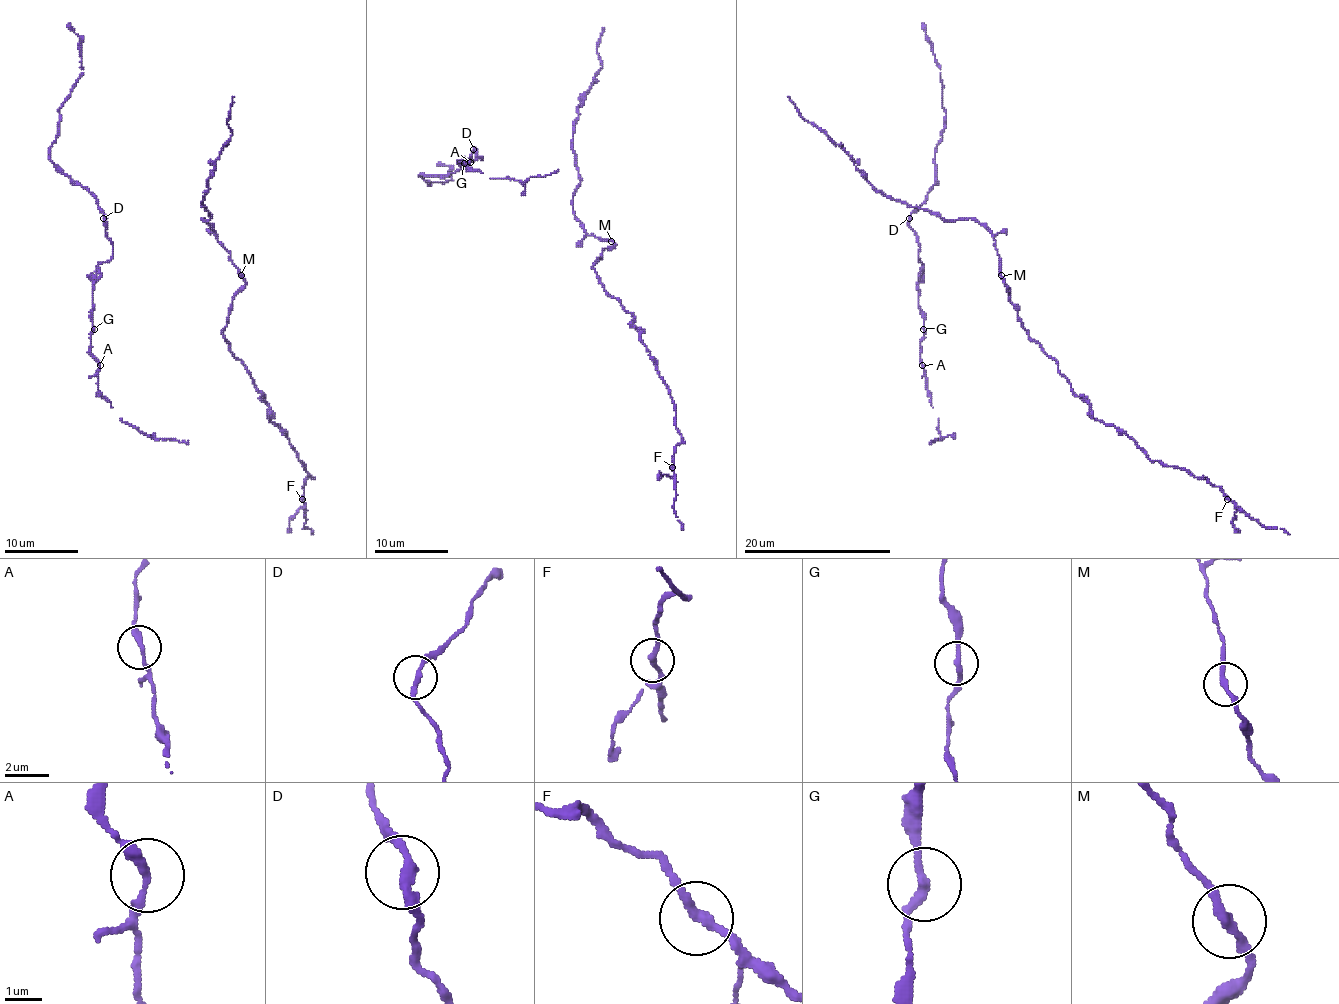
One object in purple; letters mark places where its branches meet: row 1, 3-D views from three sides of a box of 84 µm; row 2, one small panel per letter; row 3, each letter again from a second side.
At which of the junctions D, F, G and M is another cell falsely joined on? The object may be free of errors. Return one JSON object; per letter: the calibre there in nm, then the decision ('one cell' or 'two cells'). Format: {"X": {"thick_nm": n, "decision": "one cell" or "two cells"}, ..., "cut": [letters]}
{"D": {"thick_nm": 240, "decision": "one cell"}, "F": {"thick_nm": 240, "decision": "one cell"}, "G": {"thick_nm": 220, "decision": "one cell"}, "M": {"thick_nm": 240, "decision": "one cell"}, "cut": []}

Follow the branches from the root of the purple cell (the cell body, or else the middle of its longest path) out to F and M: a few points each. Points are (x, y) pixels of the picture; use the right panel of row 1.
F: (999, 258), (999, 275), (1021, 326), (1056, 361), (1091, 415), (1124, 431), (1152, 461), (1203, 477), (1227, 499)
M: (999, 258), (1001, 275)

